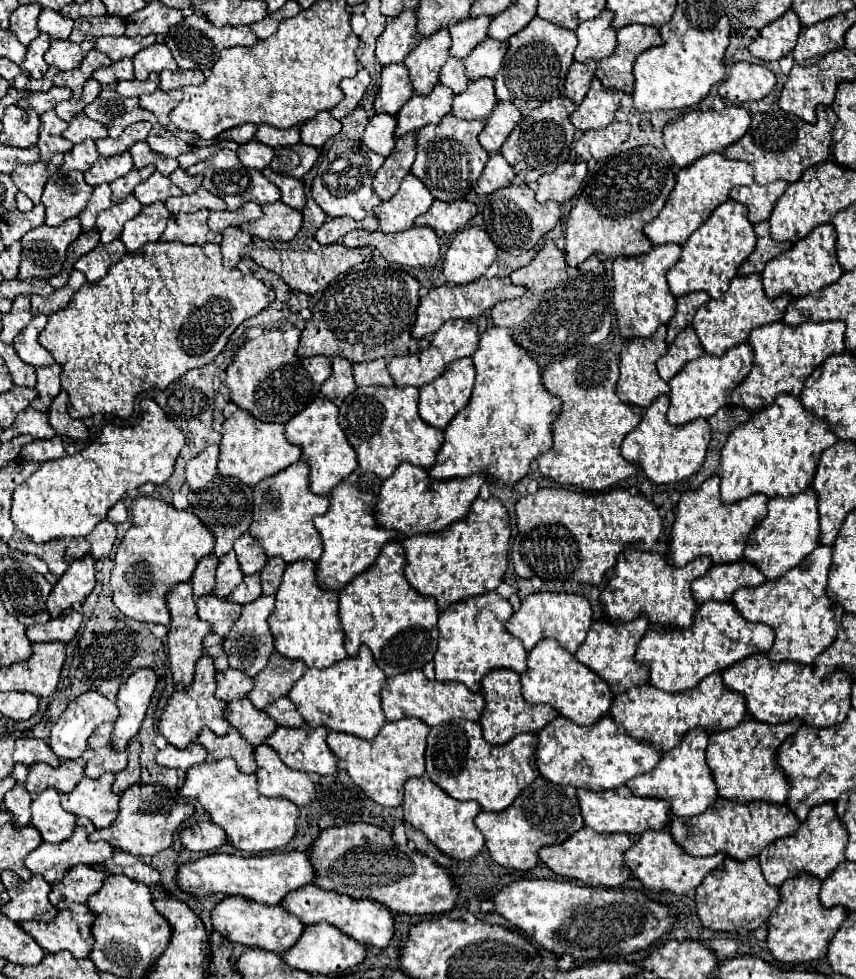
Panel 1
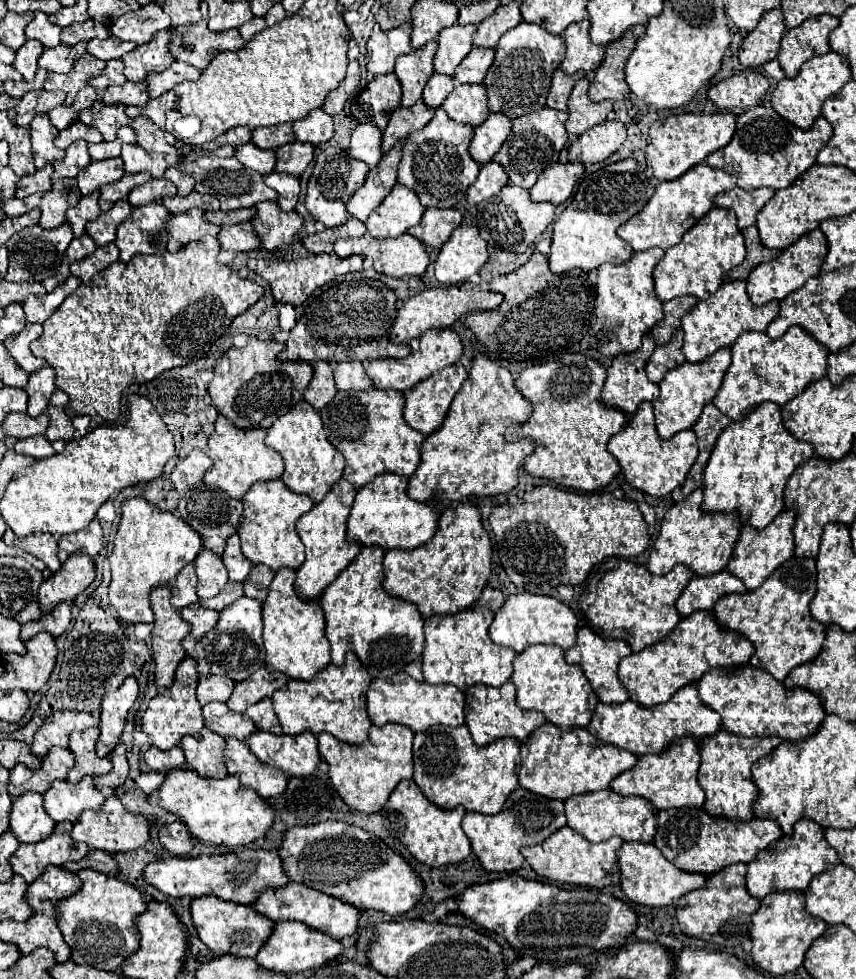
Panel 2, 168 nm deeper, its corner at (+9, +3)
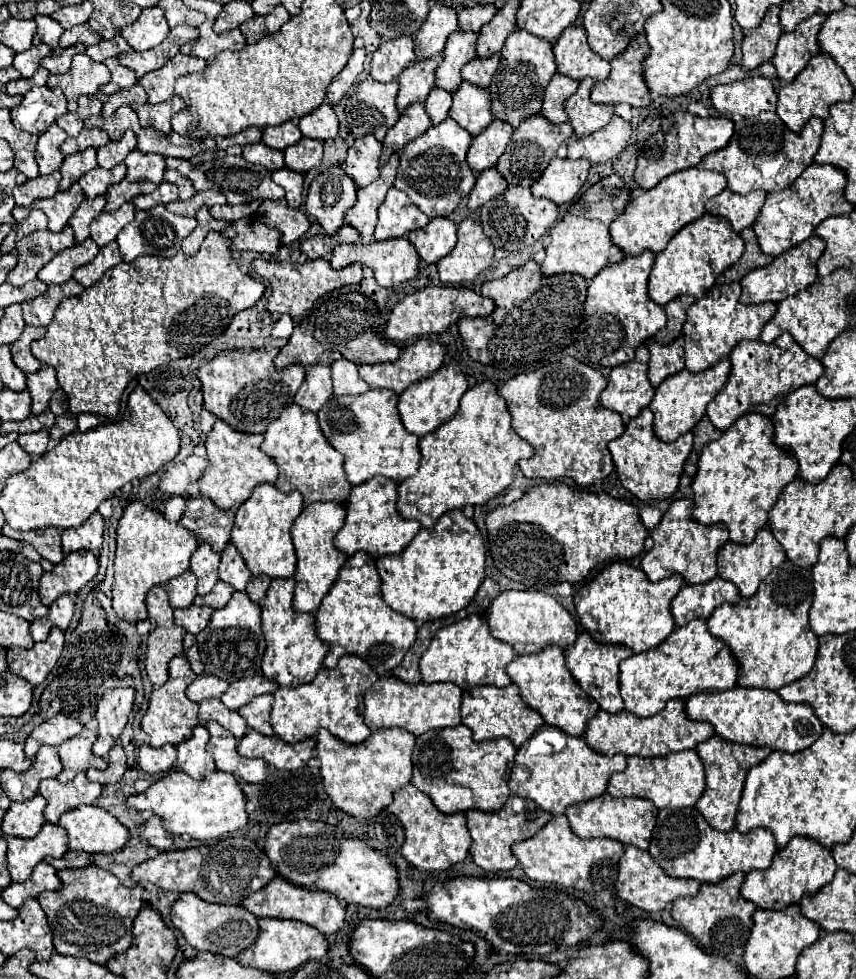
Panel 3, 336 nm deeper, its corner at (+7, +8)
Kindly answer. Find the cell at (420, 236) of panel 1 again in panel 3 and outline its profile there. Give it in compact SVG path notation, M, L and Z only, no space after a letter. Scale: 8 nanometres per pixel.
M387 239L387 241L373 241L369 245L341 245L331 255L331 267L343 269L353 263L359 263L363 267L369 267L381 287L393 287L399 283L405 283L409 279L417 277L419 263L417 263L417 251L413 251L413 245L407 239Z

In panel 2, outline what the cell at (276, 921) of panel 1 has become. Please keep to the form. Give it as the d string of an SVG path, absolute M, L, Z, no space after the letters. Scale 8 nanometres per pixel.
M217 896L195 898L191 904L191 918L203 944L207 944L211 950L233 954L233 956L243 956L243 958L255 958L275 928L273 920L259 914L251 906L225 902L225 900L219 900Z

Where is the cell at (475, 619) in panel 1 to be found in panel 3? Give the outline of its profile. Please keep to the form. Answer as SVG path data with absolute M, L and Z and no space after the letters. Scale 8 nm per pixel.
M471 615L463 621L457 621L449 627L439 629L435 633L429 649L423 653L419 667L421 667L423 683L451 681L451 683L459 685L463 691L469 687L479 687L479 685L507 687L511 683L511 679L505 673L505 667L513 657L515 657L513 647L491 637L487 619L483 615Z

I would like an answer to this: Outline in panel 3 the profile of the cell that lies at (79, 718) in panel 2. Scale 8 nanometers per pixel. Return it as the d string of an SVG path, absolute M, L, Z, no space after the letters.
M55 715L49 721L41 723L39 727L35 727L31 731L31 735L25 739L25 755L29 759L33 759L33 755L37 753L39 747L43 745L53 745L59 747L61 743L65 743L67 739L79 735L83 729L83 725L79 721L75 721L73 717L65 717L65 715Z

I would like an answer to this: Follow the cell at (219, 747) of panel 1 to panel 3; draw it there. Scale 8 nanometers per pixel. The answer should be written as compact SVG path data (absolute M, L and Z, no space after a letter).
M197 725L193 729L193 735L177 745L177 763L175 767L179 771L185 771L193 779L203 779L207 773L215 771L213 757L205 751L205 743L209 741L209 735L205 731L205 725Z

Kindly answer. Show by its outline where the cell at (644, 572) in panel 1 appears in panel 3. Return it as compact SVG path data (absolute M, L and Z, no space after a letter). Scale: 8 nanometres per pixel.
M611 563L611 567L605 567L591 583L579 587L573 601L581 627L597 643L625 645L633 653L643 653L663 643L675 629L669 607L681 585L681 575L671 575L663 581L649 583L641 569L627 563Z

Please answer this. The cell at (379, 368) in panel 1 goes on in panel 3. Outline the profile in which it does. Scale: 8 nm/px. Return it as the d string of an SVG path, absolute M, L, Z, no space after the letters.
M345 359L331 363L331 377L333 377L333 395L361 395L369 389L369 385L359 377L357 365Z

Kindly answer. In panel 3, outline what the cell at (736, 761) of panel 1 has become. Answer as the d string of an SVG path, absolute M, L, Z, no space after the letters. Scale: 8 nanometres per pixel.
M713 735L711 739L703 741L695 751L705 765L705 777L707 777L707 787L705 787L703 795L699 797L699 801L695 803L695 809L703 815L703 819L713 829L723 831L723 833L731 831L735 827L735 813L737 813L737 807L739 807L739 799L741 799L741 791L743 791L747 771L753 765L761 763L769 755L769 749L727 743L725 739Z

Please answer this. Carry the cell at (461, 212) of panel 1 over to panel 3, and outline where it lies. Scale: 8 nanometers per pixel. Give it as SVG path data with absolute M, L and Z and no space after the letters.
M431 219L425 229L409 233L407 239L417 249L421 263L431 265L437 263L441 257L449 255L449 251L455 247L457 227L449 219Z

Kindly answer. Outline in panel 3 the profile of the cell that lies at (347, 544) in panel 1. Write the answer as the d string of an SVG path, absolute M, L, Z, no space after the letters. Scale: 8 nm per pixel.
M315 503L301 511L297 521L293 523L293 545L297 553L297 571L295 571L295 595L293 595L293 609L297 613L315 613L321 605L323 597L327 595L329 587L335 583L341 565L345 563L347 555L333 547L333 539L337 531L343 527L345 521L345 505L339 503Z

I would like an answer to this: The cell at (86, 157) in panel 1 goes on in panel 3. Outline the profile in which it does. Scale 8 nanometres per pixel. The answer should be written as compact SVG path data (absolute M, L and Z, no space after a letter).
M89 149L89 151L81 151L77 155L71 155L71 157L65 157L63 159L63 165L61 165L61 191L67 191L73 183L77 183L87 171L95 169L97 167L97 159L95 159L95 149Z

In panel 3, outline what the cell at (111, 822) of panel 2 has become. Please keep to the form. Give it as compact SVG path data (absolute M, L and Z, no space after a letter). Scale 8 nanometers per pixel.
M95 805L67 811L57 825L67 831L71 851L113 853L129 841L129 831L113 815Z

